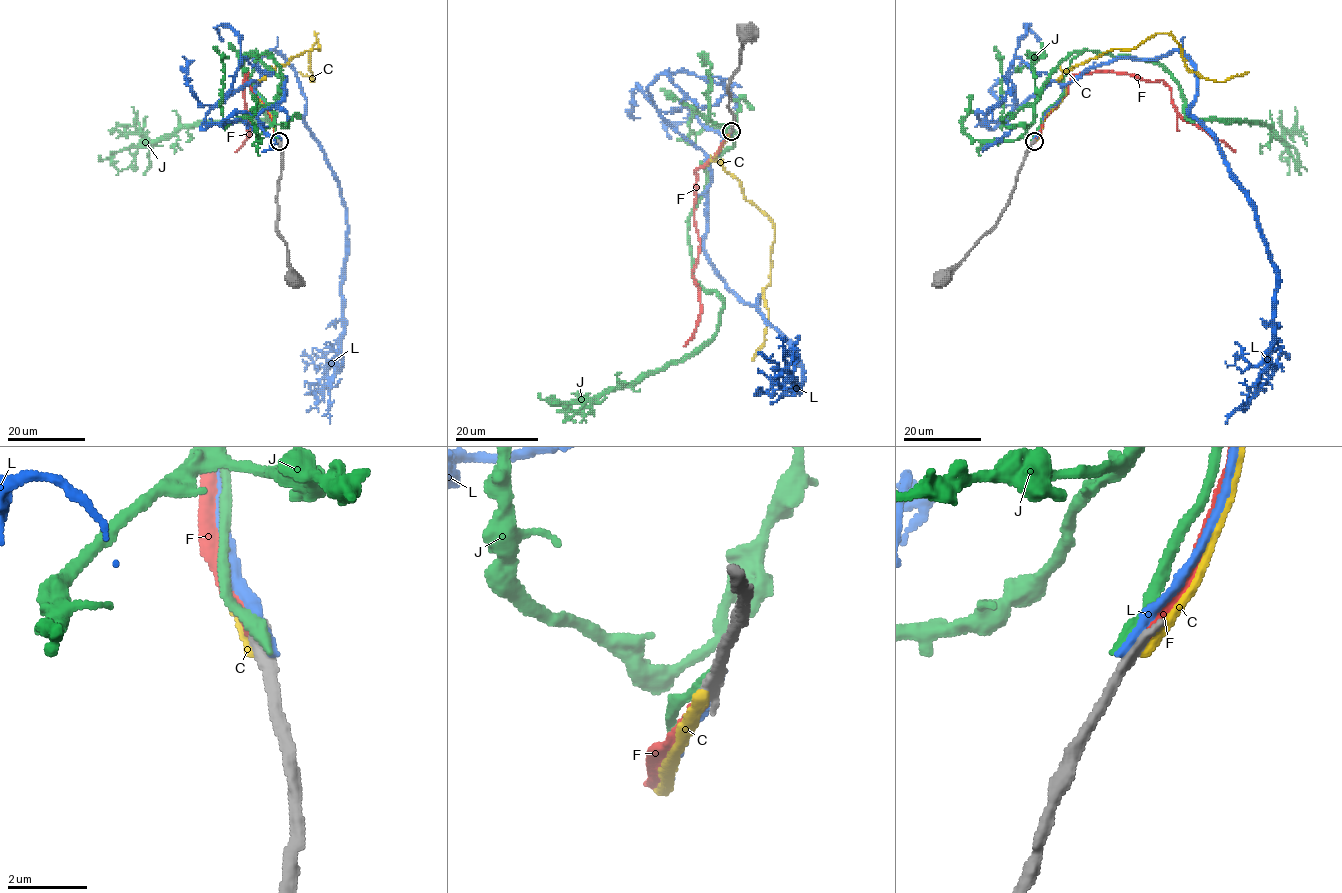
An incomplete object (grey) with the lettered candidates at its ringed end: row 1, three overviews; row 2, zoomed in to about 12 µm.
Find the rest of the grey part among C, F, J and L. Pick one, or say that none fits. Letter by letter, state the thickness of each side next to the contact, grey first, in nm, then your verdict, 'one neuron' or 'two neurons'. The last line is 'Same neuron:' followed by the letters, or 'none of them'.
C: calibres 400 and 320 nm; two neurons
F: calibres 380 and 320 nm; two neurons
J: calibres 400 and 340 nm; two neurons
L: calibres 400 and 360 nm; two neurons
Same neuron: none of them

